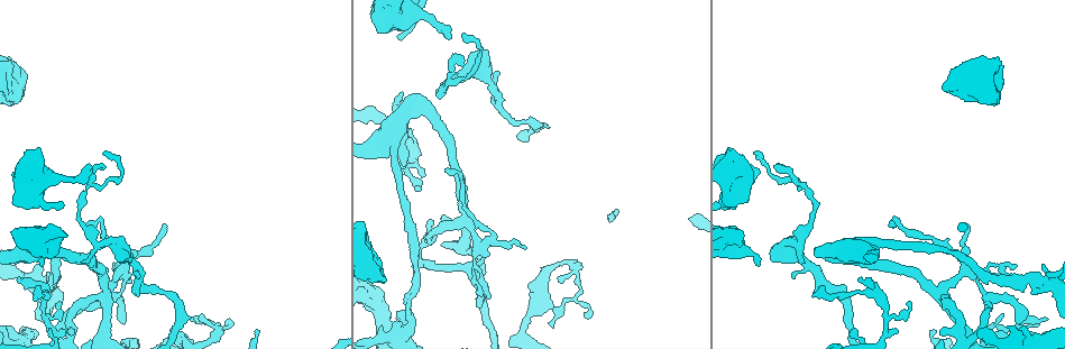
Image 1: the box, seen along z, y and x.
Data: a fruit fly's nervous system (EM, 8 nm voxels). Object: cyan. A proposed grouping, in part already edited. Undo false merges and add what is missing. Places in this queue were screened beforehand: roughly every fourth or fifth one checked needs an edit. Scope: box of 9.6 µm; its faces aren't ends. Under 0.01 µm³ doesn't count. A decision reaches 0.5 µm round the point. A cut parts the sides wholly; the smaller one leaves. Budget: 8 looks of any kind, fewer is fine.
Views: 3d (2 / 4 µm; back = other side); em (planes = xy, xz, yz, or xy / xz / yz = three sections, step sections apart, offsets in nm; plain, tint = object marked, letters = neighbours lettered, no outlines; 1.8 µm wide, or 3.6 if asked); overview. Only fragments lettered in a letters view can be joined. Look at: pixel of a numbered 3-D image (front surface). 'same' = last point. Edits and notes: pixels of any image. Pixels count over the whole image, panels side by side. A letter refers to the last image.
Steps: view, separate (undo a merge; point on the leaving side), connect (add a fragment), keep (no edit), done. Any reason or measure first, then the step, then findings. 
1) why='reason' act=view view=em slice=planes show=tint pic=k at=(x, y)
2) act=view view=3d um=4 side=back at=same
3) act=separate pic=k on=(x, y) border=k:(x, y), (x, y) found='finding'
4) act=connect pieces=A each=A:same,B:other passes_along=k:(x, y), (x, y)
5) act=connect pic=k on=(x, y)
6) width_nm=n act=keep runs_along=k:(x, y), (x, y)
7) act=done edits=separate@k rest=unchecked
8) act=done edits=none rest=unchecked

why='four or more arms meet' act=view view=em slice=planes show=letters pic=1 at=(464, 213)

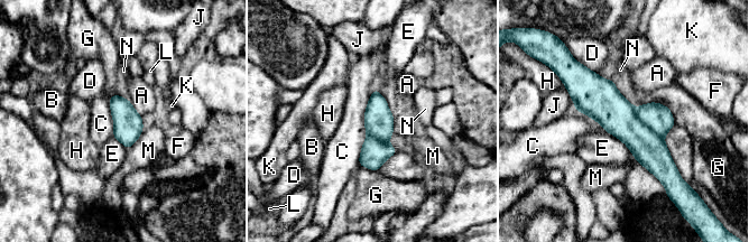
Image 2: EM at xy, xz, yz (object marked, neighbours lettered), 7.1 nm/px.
act=keep each=A:other,B:other,C:other,D:other,E:other,F:other,G:other,H:other,J:other,K:other,L:other,M:other,N:other border=2:(376, 86), (364, 112), (358, 164) found='continuous, no second neuron'

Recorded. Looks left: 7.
why='sharp bend' act=view view=em um=3.6 slice=planes show=tint pic=1 at=(577, 273)

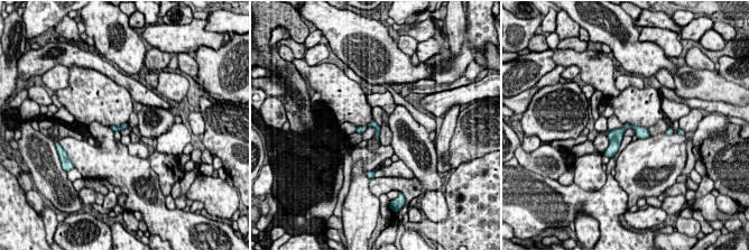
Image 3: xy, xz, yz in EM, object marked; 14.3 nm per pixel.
act=view view=em um=3.6 slice=planes show=letters at=same

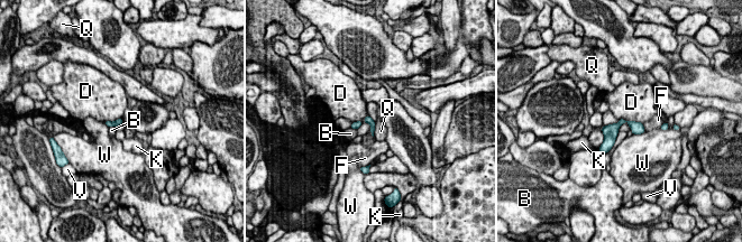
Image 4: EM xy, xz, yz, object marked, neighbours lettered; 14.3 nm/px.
act=keep each=B:other,D:other,F:other,K:other,Q:other,V:other,W:other border=4:(620, 118), (642, 123) found='all the same neuron'

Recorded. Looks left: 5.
why='branch stops here' act=view view=3d um=4 pic=1 at=(92, 170)

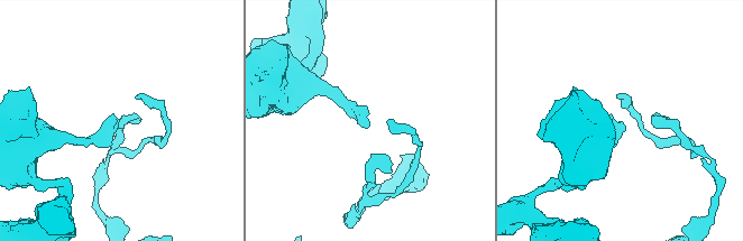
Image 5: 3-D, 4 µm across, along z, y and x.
act=view view=em slice=xz step=8 show=plain pic=5 at=(369, 125)

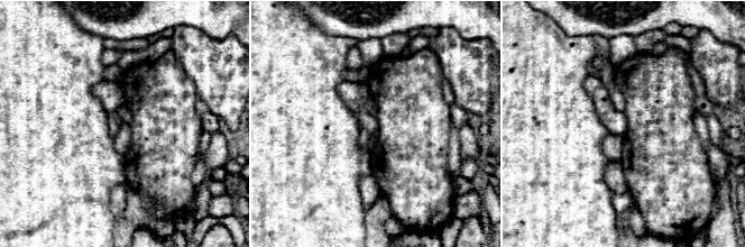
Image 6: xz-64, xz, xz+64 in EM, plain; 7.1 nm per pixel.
act=view view=em slice=xz step=8 show=letters at=same

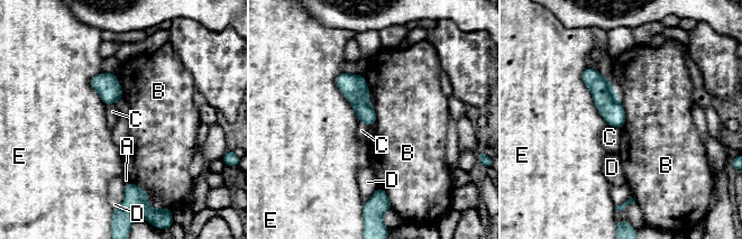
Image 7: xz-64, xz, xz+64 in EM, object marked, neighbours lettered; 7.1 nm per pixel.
longest_contact=E:440nm act=keep each=A:other,B:other,C:other,D:other,E:other found='none of them fits'

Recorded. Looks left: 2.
act=done edits=none rest=unchecked

